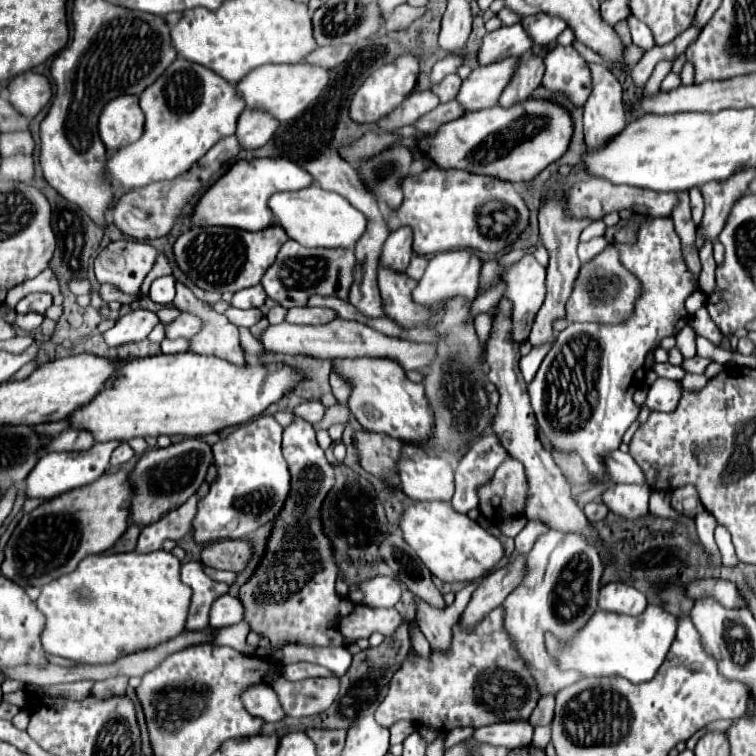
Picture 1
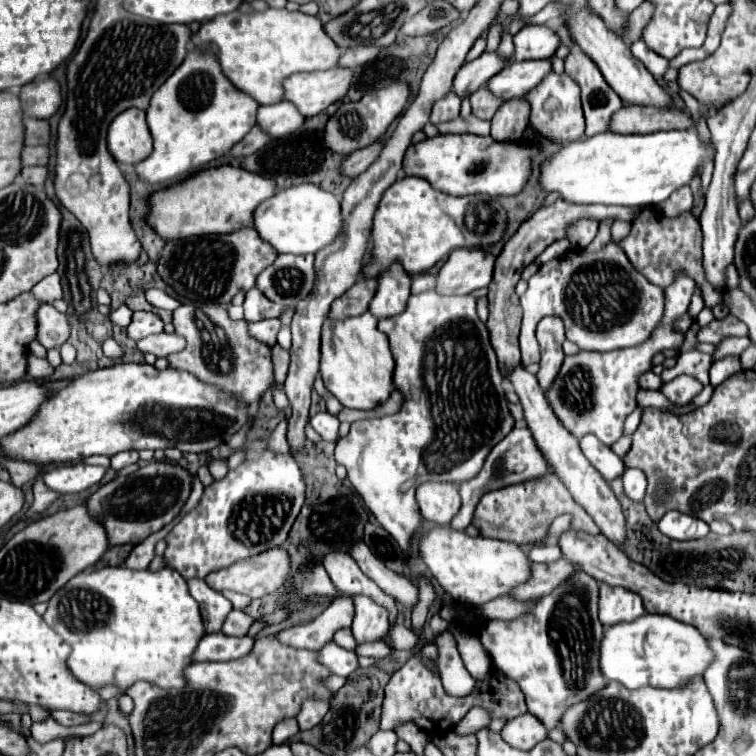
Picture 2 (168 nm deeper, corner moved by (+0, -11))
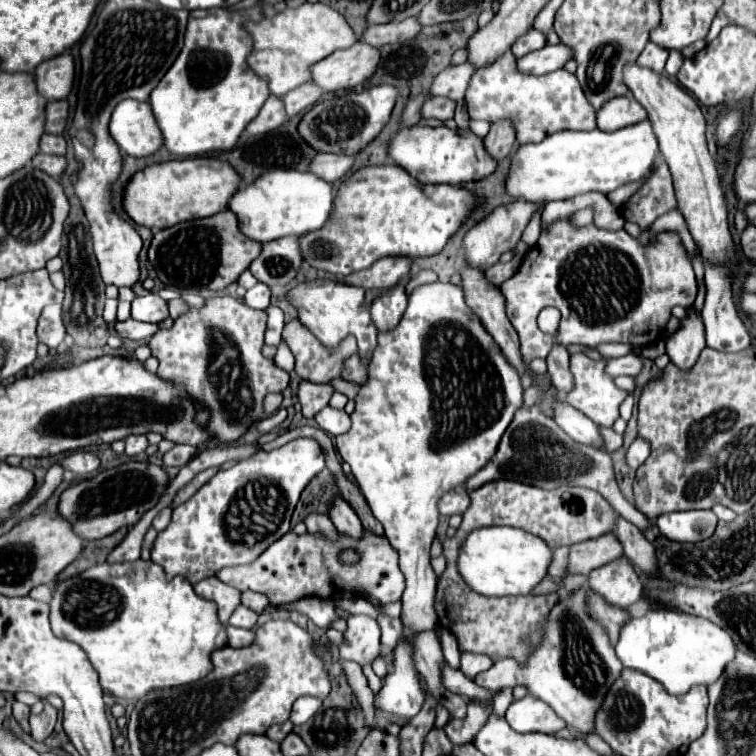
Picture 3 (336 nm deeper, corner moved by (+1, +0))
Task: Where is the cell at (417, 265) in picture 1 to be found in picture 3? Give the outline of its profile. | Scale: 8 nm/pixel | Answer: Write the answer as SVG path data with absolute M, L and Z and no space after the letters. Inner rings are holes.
M421 271L419 275L411 277L411 281L407 283L405 291L407 291L407 295L411 295L411 291L413 291L415 287L419 287L419 285L427 285L427 283L435 283L435 281L437 281L437 275L435 275L433 271Z

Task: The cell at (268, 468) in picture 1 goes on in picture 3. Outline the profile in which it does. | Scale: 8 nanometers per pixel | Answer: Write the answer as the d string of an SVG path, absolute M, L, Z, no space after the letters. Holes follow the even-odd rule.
M303 437L285 443L273 451L259 451L249 459L235 463L229 469L217 471L189 501L173 509L171 523L163 529L151 549L151 559L165 569L169 577L181 575L195 585L201 579L213 577L217 571L229 565L247 565L253 563L271 543L281 539L289 531L291 513L299 501L305 485L319 471L325 469L325 453L315 439Z

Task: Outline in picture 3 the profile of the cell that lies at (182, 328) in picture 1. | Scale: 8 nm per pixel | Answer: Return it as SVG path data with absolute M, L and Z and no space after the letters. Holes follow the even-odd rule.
M127 319L127 321L117 321L115 331L123 339L141 341L141 339L151 339L159 331L159 327L153 325L153 323L141 323L141 321L135 321L135 319Z

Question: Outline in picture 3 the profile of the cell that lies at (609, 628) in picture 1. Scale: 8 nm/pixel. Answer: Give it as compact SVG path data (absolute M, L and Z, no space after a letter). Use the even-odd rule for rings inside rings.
M651 609L647 611L643 617L633 617L629 619L627 625L623 625L619 641L615 645L615 653L621 659L623 667L631 667L637 669L653 679L657 679L671 695L683 695L687 693L693 685L705 685L709 687L711 683L715 683L721 673L725 671L727 663L731 663L735 659L735 643L729 637L727 631L723 631L721 627L717 627L715 623L697 617L697 615L689 615L689 613L679 613L679 611L669 611L669 609Z

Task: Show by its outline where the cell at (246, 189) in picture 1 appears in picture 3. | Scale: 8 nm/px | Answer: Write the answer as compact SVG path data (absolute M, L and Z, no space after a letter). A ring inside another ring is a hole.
M209 157L153 163L137 171L127 181L123 189L123 211L129 215L131 221L135 221L137 225L145 225L149 229L173 227L181 221L201 219L225 211L229 197L237 191L239 181L239 175L233 171L229 163Z

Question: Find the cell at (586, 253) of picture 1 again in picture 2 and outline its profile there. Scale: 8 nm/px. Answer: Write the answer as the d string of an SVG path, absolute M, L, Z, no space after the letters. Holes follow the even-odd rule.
M602 220L600 222L600 230L598 230L598 234L596 234L596 238L592 240L592 244L586 248L586 252L598 252L598 248L602 248L602 246L606 246L612 238L610 238L610 224L612 224L612 220Z

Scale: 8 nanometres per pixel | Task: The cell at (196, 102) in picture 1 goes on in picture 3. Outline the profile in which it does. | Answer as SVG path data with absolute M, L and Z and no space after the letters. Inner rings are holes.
M263 5L239 11L221 7L189 13L185 47L149 99L163 131L165 147L173 155L195 157L211 151L229 151L261 111L269 97L269 83L247 65L253 39L245 29L245 21L261 21L261 17Z

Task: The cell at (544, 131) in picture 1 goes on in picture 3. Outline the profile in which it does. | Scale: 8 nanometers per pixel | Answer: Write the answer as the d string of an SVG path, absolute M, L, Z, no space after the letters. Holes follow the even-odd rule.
M427 125L403 127L391 139L387 153L395 165L403 167L419 183L461 185L465 181L483 179L497 167L497 163L489 157L489 153L485 153L483 141L475 133L461 129L453 131L449 127L427 127Z

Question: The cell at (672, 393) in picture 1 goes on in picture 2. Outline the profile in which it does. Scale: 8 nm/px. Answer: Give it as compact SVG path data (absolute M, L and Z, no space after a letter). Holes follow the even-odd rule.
M678 376L660 388L660 392L672 402L672 406L686 406L700 390L702 384L698 384L698 380L690 380L690 376Z

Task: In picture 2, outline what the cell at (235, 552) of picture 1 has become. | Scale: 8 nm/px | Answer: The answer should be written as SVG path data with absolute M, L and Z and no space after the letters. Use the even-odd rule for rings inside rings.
M270 548L266 552L260 552L256 556L240 560L240 562L236 562L232 566L226 566L222 570L210 572L204 580L206 580L208 586L212 586L218 592L220 590L234 590L234 592L246 594L250 598L262 598L262 596L274 592L278 586L282 586L286 582L288 568L290 568L290 562L288 562L286 550L282 550L282 548Z

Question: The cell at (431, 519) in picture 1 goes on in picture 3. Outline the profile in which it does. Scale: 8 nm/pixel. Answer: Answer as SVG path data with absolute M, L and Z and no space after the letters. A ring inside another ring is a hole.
M481 527L469 533L459 553L459 573L473 591L489 597L529 595L547 575L553 561L553 549L531 533L515 527Z

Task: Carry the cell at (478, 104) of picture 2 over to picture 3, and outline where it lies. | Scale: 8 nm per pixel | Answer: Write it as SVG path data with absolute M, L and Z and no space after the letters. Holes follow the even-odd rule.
M511 51L499 57L493 65L473 73L465 93L465 103L471 119L483 119L489 123L509 119L521 145L539 143L547 135L565 129L589 131L597 127L595 109L585 97L575 75L565 69L557 69L545 75L519 73L517 61Z

